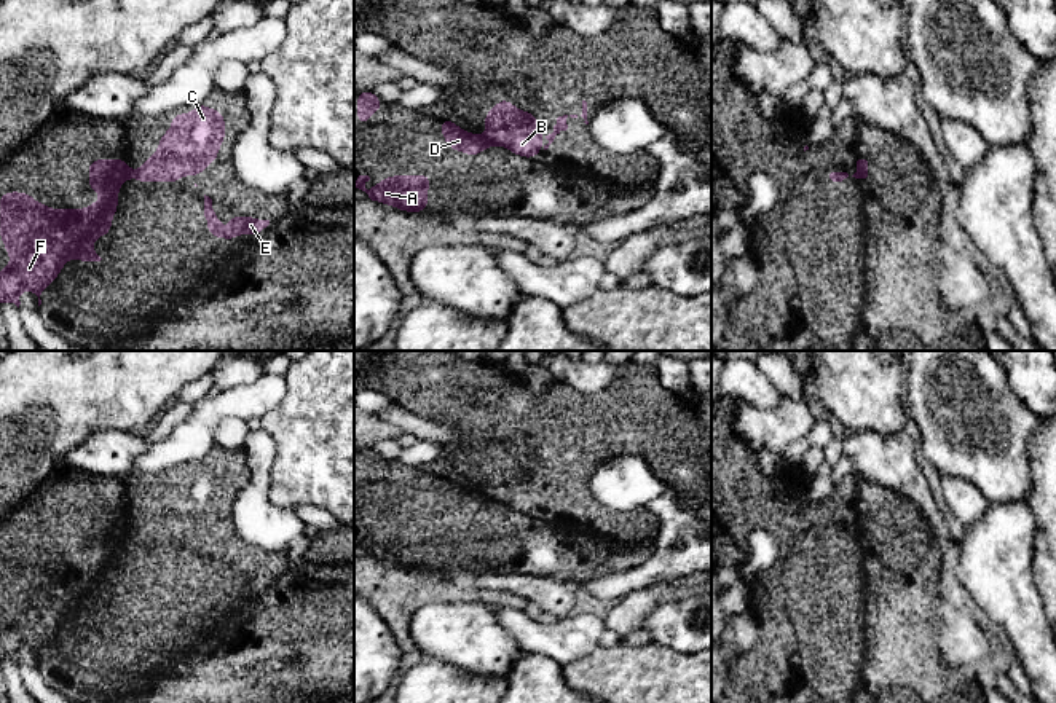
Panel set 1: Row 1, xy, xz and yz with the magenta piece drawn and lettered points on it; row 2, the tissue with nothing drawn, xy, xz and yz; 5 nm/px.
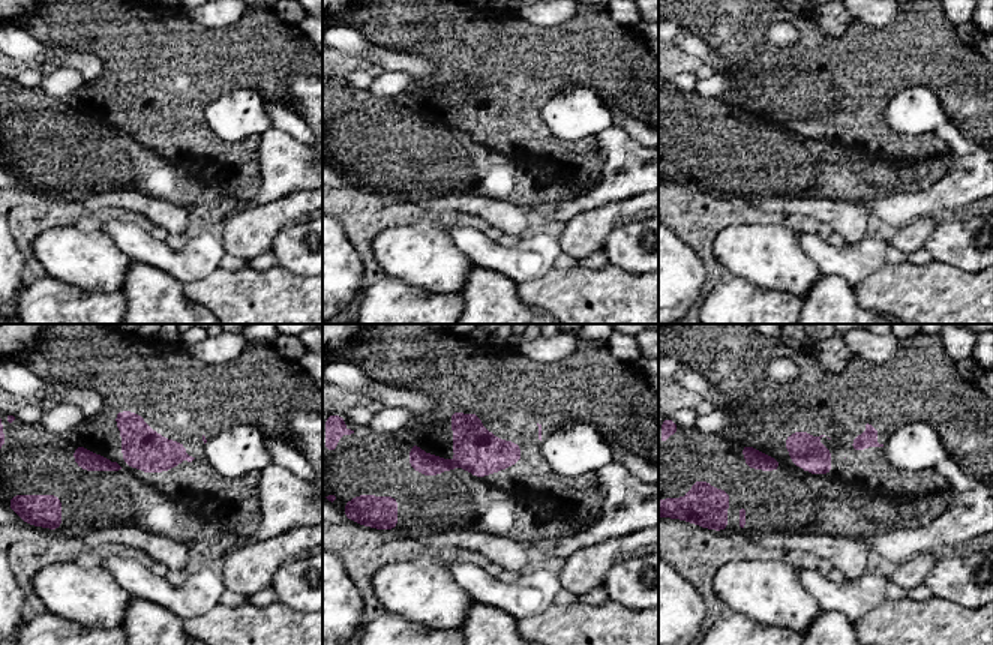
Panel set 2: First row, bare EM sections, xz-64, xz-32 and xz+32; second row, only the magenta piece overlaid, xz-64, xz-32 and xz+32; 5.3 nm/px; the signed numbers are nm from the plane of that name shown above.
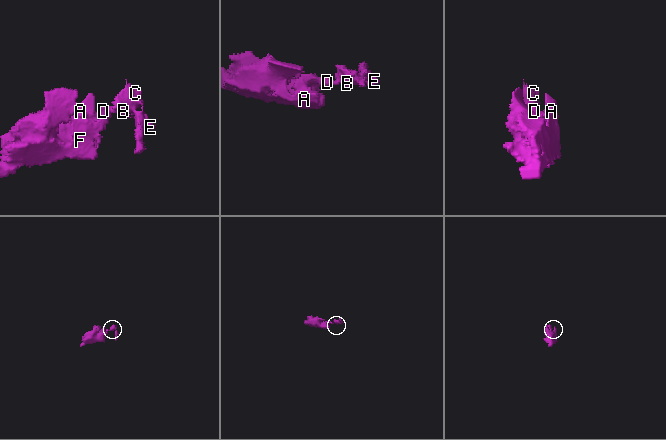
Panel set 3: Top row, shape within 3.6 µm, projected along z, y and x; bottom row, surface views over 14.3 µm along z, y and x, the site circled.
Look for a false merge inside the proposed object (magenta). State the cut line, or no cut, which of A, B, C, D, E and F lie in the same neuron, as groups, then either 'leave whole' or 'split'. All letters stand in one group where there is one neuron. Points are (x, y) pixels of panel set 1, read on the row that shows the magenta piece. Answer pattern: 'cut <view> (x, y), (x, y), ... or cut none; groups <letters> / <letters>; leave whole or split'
cut xz (485, 136), (493, 142); groups A D F / B C E; split

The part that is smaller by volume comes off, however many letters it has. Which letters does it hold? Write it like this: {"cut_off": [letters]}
{"cut_off": ["B", "C", "E"]}

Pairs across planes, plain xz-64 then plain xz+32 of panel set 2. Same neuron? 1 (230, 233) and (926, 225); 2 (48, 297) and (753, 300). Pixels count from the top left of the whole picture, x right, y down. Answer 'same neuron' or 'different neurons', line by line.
1: same neuron
2: same neuron

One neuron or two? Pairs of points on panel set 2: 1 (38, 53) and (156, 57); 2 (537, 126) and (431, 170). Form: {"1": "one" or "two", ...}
{"1": "two", "2": "two"}

